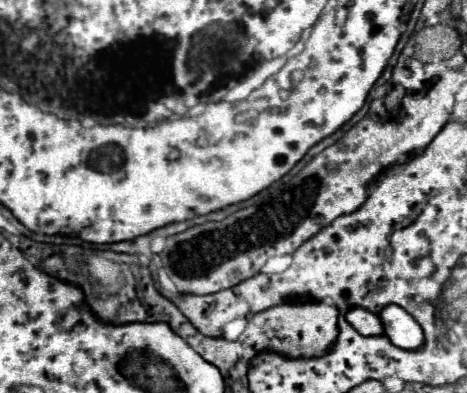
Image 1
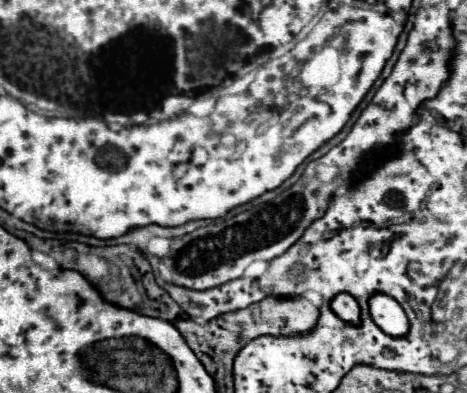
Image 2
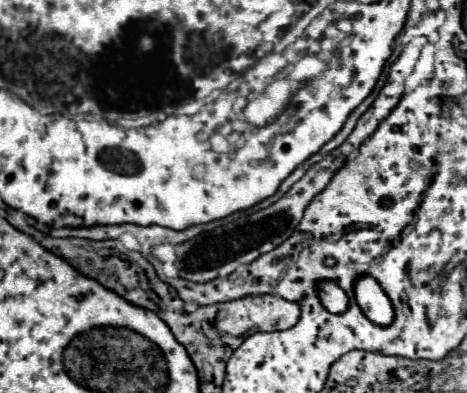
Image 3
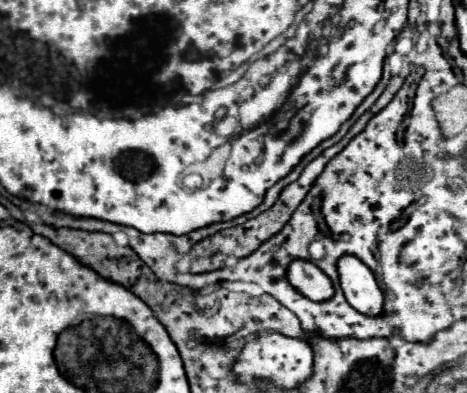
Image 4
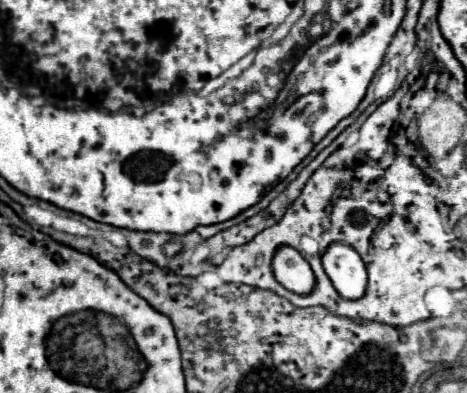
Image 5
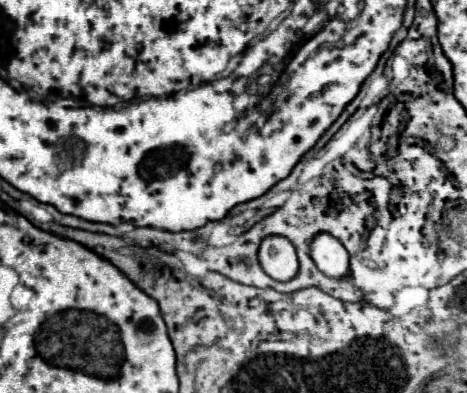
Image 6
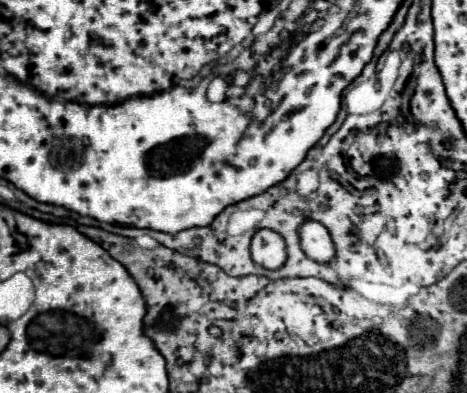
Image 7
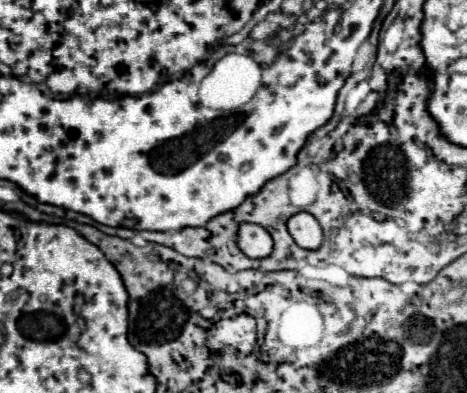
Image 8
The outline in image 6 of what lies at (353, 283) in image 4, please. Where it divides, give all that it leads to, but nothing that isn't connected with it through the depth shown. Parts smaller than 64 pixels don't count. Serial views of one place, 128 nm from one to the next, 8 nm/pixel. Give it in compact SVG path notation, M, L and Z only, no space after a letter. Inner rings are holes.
M322 232L314 238L310 256L316 262L316 266L330 278L340 280L350 274L350 254L342 246L342 242L330 234Z

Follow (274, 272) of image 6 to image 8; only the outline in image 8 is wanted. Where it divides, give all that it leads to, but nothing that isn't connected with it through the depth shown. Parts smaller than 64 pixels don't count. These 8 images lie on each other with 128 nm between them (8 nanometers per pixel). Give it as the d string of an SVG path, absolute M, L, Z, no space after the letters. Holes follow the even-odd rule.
M240 224L238 246L248 258L264 258L272 254L274 240L268 230L258 224Z

